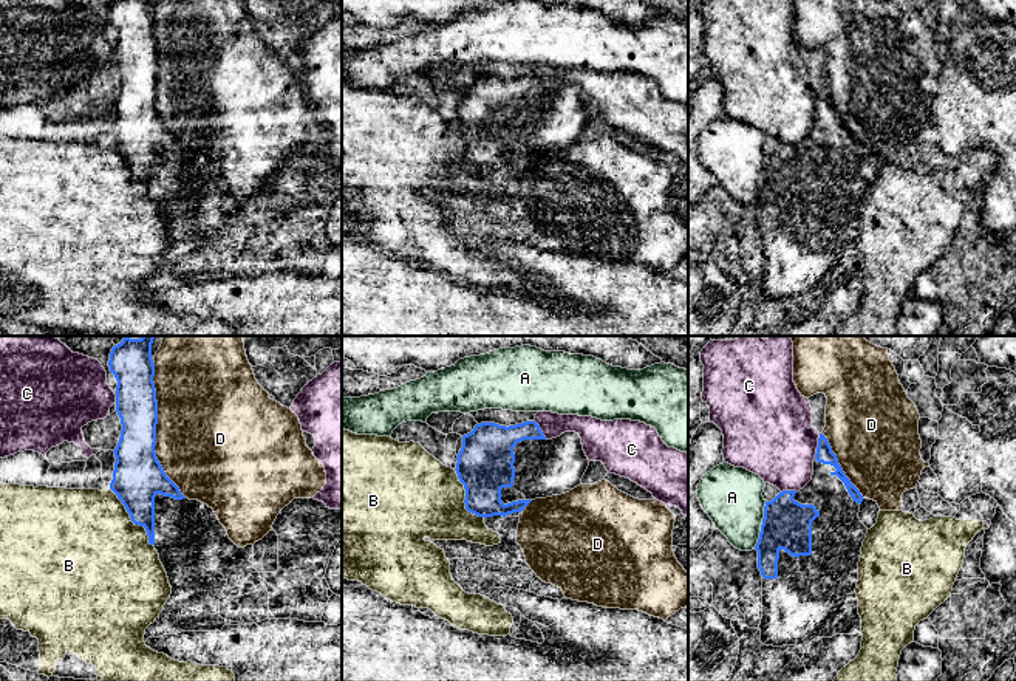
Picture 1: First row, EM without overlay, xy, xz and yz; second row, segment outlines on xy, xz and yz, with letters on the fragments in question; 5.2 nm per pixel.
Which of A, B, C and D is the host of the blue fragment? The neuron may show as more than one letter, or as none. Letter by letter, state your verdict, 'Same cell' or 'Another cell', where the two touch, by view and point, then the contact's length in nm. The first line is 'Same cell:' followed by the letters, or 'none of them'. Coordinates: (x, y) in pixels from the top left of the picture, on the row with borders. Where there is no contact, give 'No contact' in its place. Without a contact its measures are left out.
Same cell: none of them
A: Another cell. Touches blue at yz (761, 525). Shared border 260 nm
B: Another cell. Touches blue at xy (130, 517). Shared border 380 nm
C: Another cell. Touches blue at yz (818, 446). Shared border 140 nm
D: Another cell. Touches blue at xy (155, 429). Shared border 750 nm

